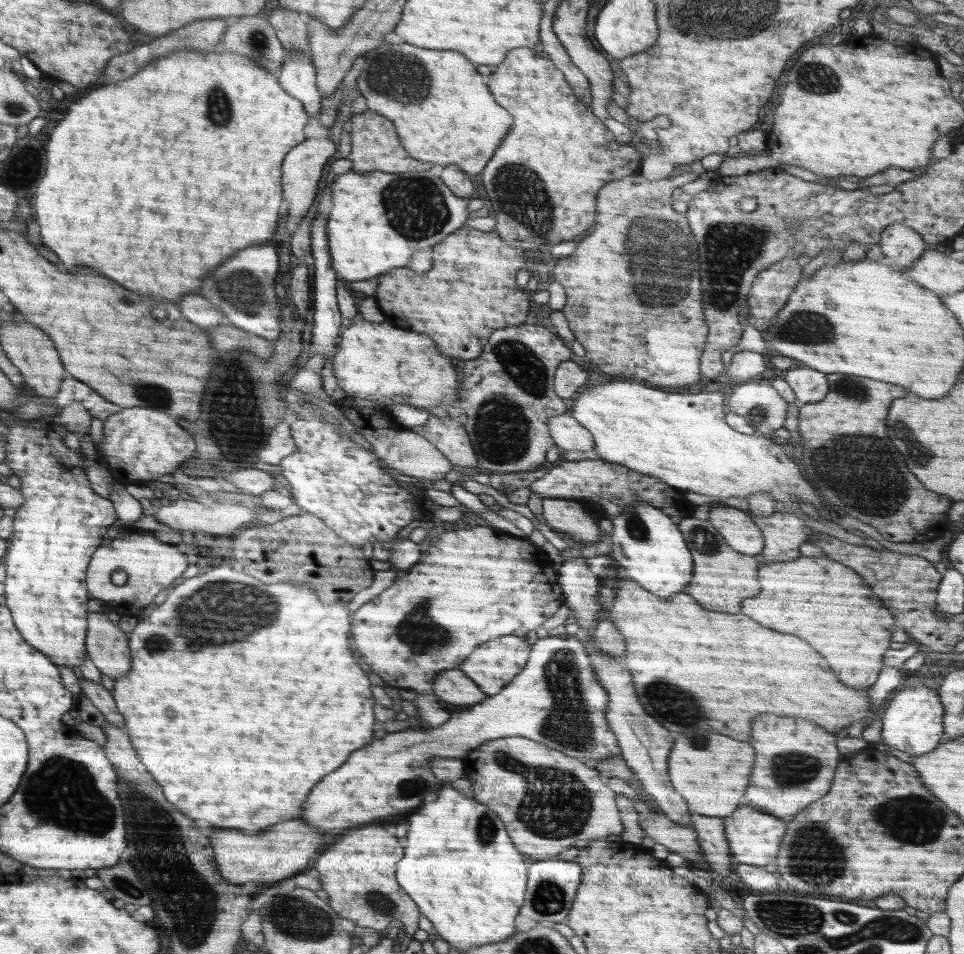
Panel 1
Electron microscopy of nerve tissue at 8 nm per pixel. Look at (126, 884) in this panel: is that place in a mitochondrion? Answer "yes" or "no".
yes

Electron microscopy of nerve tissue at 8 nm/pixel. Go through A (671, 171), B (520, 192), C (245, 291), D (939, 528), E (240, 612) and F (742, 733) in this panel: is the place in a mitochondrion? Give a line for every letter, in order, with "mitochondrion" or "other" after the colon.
A: other
B: mitochondrion
C: mitochondrion
D: other
E: mitochondrion
F: other

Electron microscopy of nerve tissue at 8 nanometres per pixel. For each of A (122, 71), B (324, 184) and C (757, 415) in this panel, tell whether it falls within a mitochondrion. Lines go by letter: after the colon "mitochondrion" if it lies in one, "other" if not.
A: mitochondrion
B: other
C: mitochondrion

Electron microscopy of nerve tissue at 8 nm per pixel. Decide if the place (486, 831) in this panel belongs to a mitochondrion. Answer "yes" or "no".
yes

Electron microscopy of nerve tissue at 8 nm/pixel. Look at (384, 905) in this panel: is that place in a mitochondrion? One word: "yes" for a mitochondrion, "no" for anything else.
yes

